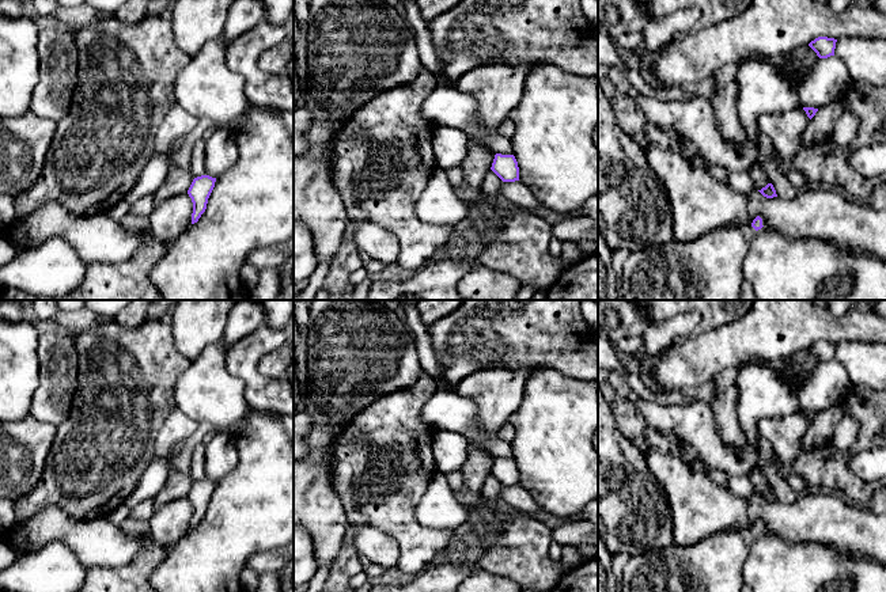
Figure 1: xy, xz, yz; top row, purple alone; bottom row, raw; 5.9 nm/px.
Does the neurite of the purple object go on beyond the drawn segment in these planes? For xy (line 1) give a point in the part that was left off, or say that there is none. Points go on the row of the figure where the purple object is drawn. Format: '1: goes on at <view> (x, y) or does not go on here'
1: does not go on here

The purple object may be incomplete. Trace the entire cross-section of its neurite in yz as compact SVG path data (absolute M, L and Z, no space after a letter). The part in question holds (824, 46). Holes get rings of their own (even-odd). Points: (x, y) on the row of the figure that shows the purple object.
M818 37L809 43L809 46L817 53L819 58L828 58L834 56L837 39L828 37Z

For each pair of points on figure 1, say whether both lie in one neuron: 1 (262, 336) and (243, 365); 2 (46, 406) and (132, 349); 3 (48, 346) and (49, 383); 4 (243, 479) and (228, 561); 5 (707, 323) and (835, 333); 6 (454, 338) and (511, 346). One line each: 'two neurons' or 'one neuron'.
1: one neuron
2: two neurons
3: one neuron
4: one neuron
5: two neurons
6: one neuron

